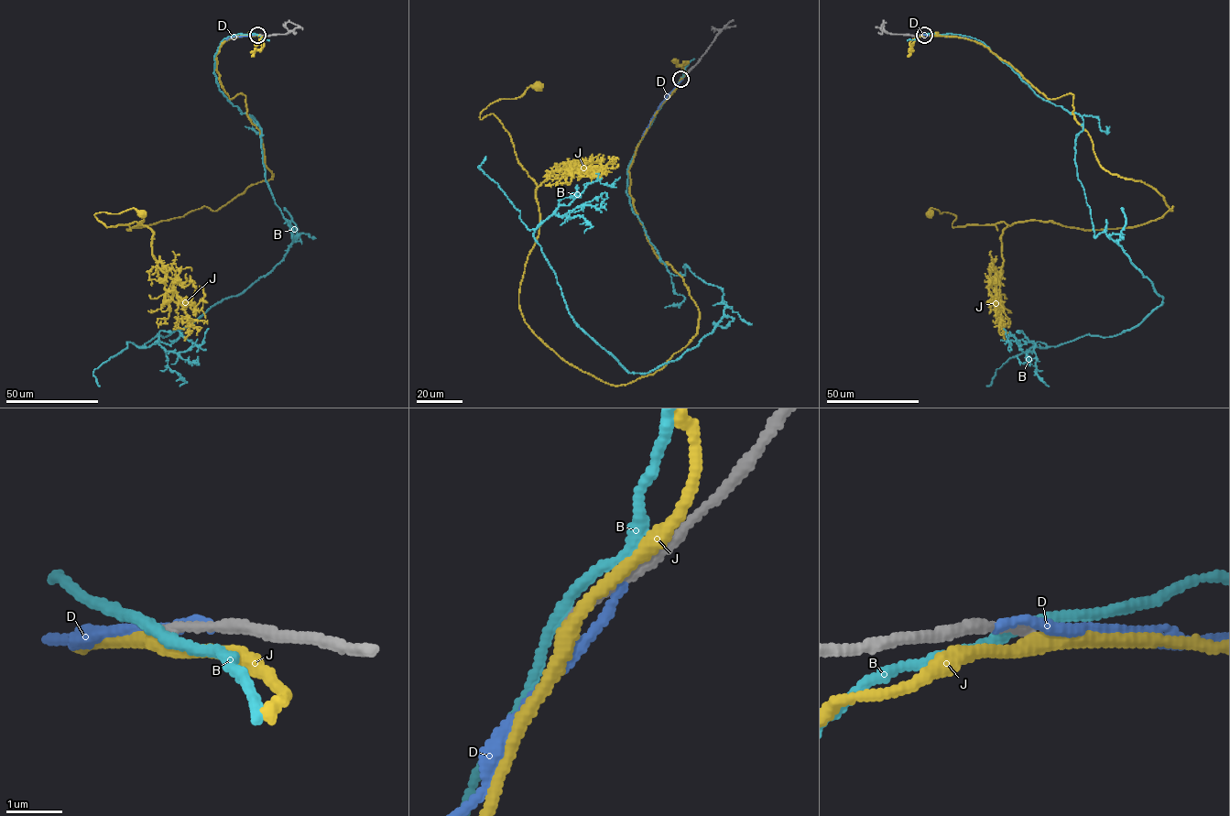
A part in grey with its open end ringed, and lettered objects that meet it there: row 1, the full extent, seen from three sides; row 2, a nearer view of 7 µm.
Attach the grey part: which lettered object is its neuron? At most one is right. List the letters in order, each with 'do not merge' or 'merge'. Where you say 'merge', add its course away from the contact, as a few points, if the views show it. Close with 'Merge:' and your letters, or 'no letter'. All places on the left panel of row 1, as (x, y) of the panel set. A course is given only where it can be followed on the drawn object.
B: do not merge
D: do not merge
J: do not merge
Merge: no letter

